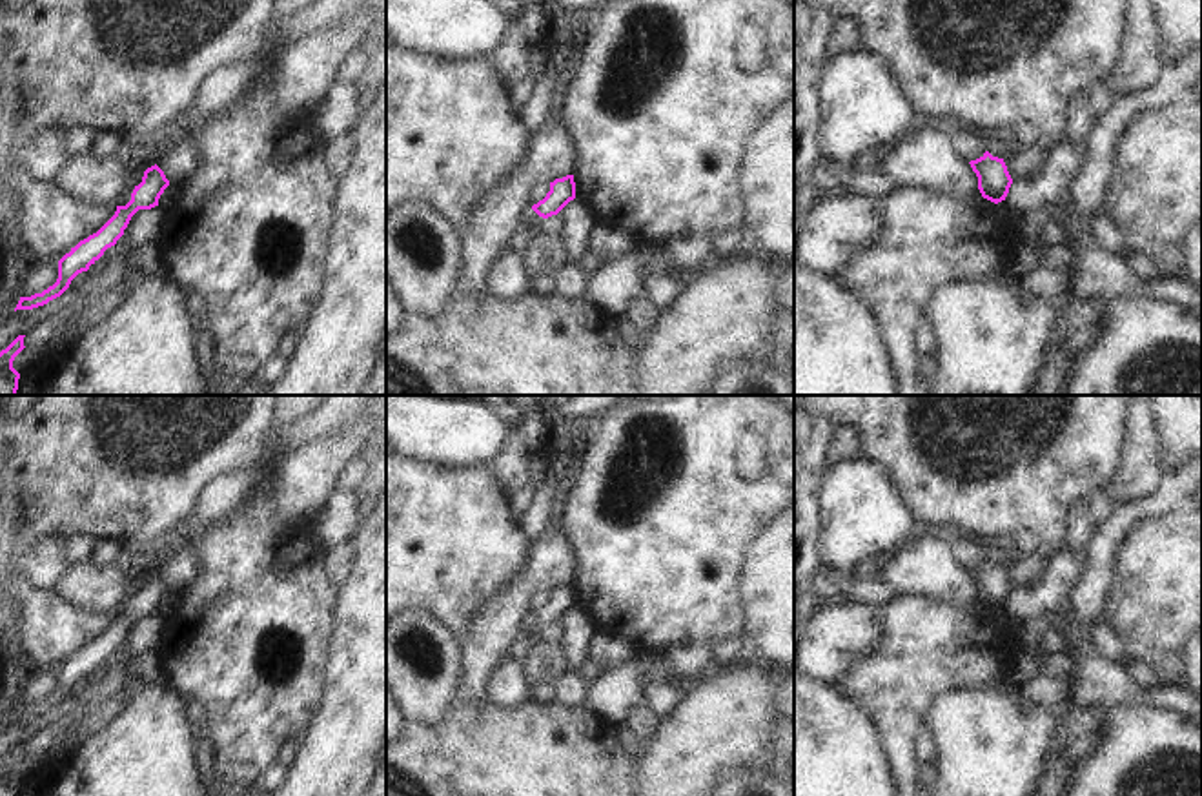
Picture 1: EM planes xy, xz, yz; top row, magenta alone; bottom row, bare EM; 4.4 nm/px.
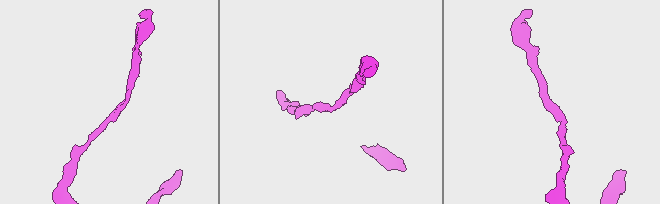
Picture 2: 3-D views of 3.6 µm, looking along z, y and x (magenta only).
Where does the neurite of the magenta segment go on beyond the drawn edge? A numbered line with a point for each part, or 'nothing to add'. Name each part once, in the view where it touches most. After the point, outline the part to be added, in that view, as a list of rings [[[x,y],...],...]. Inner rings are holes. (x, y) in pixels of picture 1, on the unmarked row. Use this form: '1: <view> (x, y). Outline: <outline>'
nothing to add

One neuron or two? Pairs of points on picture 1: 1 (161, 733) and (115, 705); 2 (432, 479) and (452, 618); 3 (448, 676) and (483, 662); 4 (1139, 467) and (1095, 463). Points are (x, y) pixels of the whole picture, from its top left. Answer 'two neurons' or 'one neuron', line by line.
1: two neurons
2: one neuron
3: two neurons
4: two neurons

